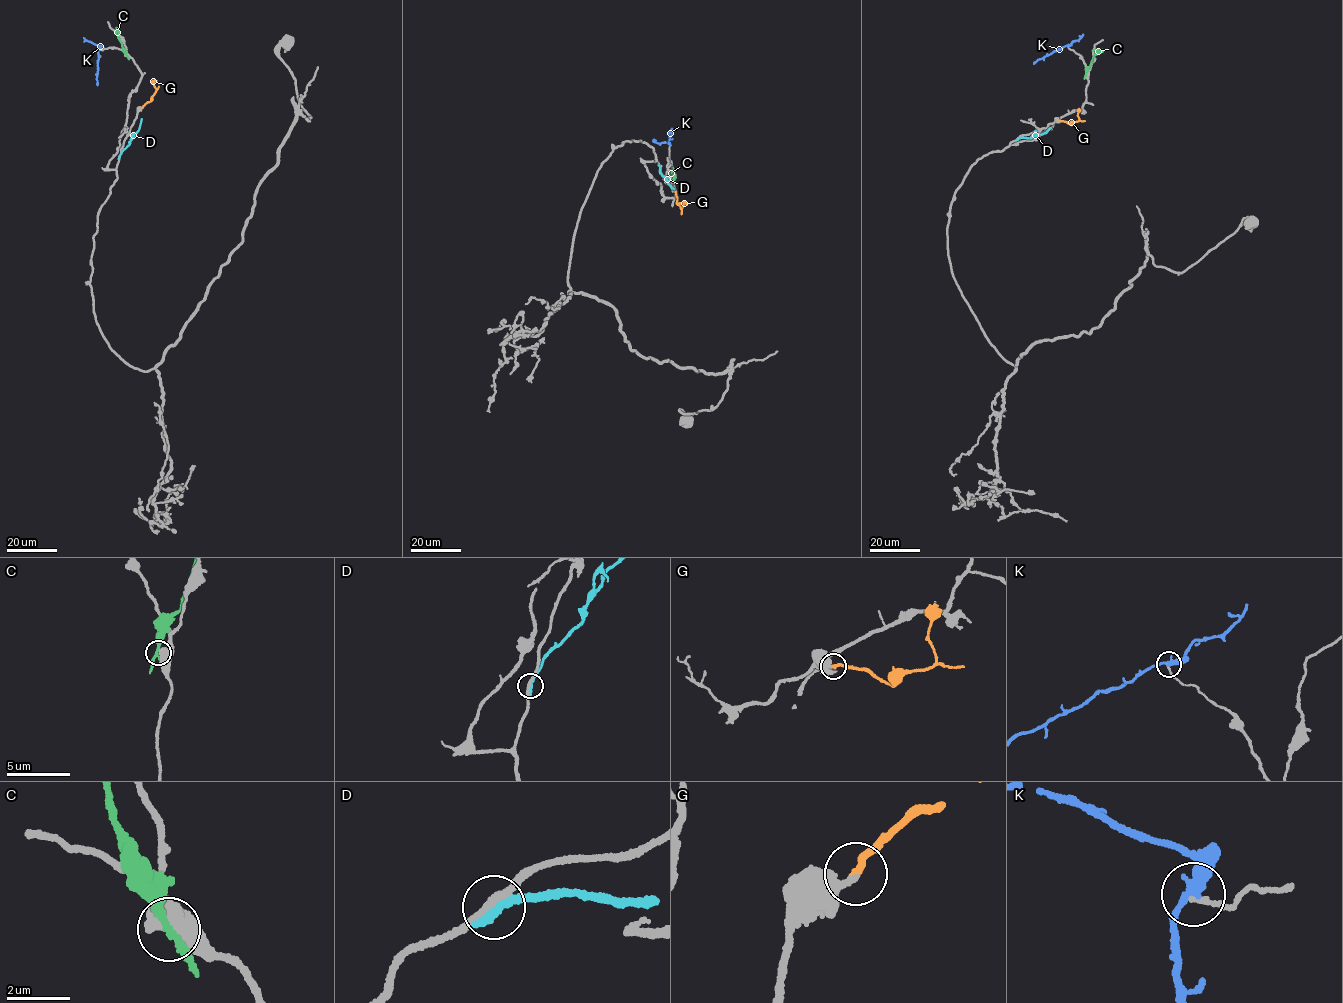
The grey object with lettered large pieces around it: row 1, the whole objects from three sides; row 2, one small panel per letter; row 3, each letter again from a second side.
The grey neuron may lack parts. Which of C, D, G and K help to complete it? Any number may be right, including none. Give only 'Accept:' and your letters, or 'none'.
Accept: G

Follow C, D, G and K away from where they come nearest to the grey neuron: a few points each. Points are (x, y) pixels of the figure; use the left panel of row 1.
C: (126, 55), (117, 30), (115, 34)
D: (119, 157), (137, 132), (141, 118)
G: (143, 107), (155, 93), (153, 82), (156, 80)
K: (99, 49), (97, 85)

